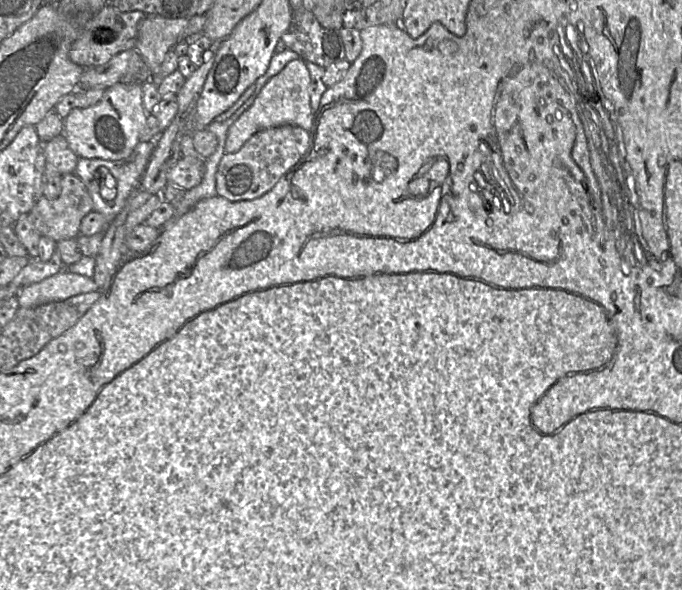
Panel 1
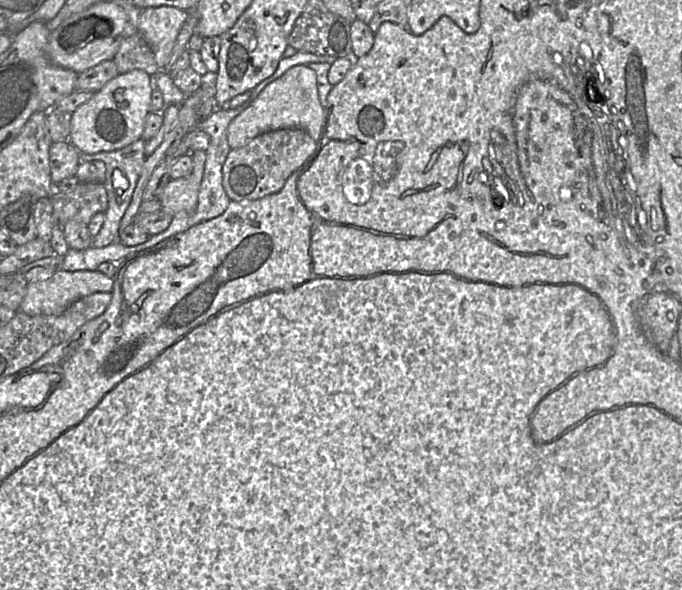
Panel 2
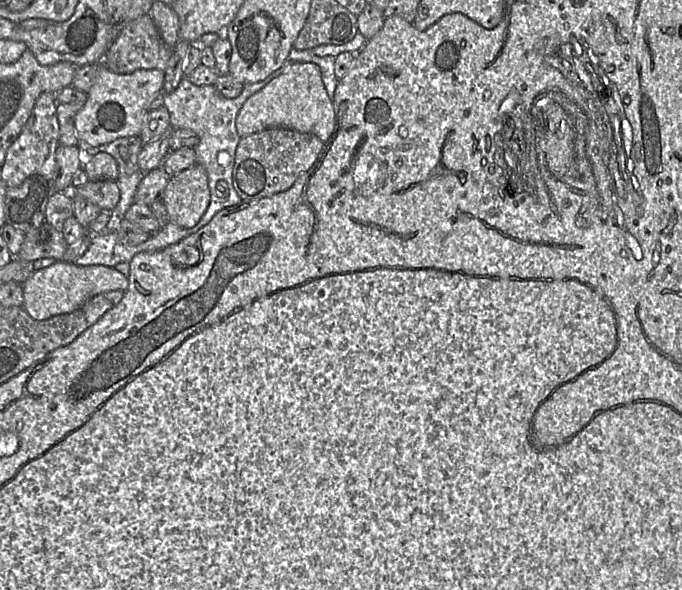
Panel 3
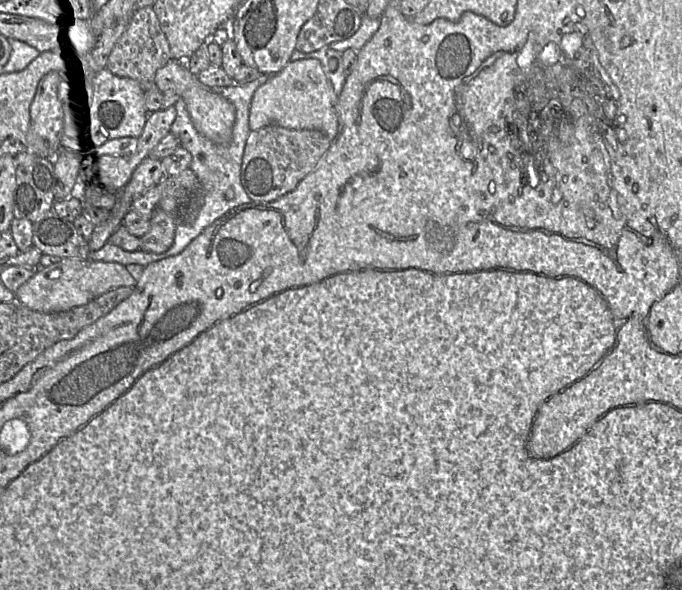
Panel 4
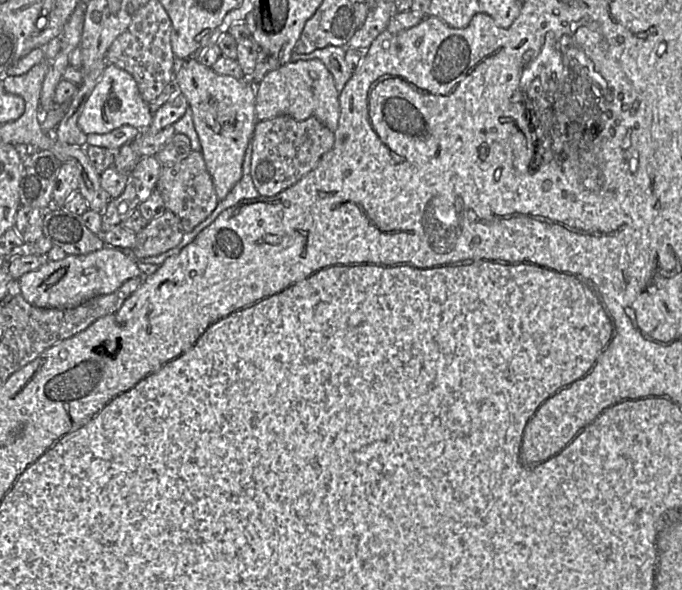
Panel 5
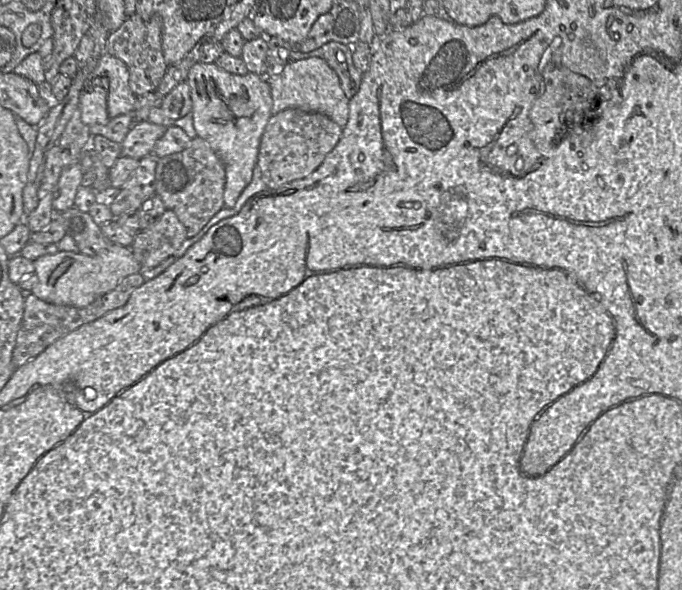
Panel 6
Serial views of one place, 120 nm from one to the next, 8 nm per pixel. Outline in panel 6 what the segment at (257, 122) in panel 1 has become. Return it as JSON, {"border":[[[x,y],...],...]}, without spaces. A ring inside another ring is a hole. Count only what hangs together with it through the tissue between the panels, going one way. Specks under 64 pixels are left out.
{"border":[[[311,57],[291,61],[279,72],[270,72],[265,78],[271,89],[272,115],[289,108],[295,108],[305,112],[326,115],[342,128],[347,124],[349,98],[341,88],[338,75],[324,59]]]}

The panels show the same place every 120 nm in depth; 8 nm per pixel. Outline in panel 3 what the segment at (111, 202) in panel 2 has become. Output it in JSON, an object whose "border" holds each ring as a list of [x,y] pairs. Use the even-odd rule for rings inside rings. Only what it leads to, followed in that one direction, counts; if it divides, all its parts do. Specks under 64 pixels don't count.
{"border":[[[138,136],[121,137],[97,147],[83,146],[85,159],[100,152],[110,154],[118,164],[118,177],[115,180],[120,191],[118,204],[110,211],[106,231],[115,232],[125,217],[128,208],[135,202],[138,184],[144,174],[138,165],[138,155],[143,147]]]}

